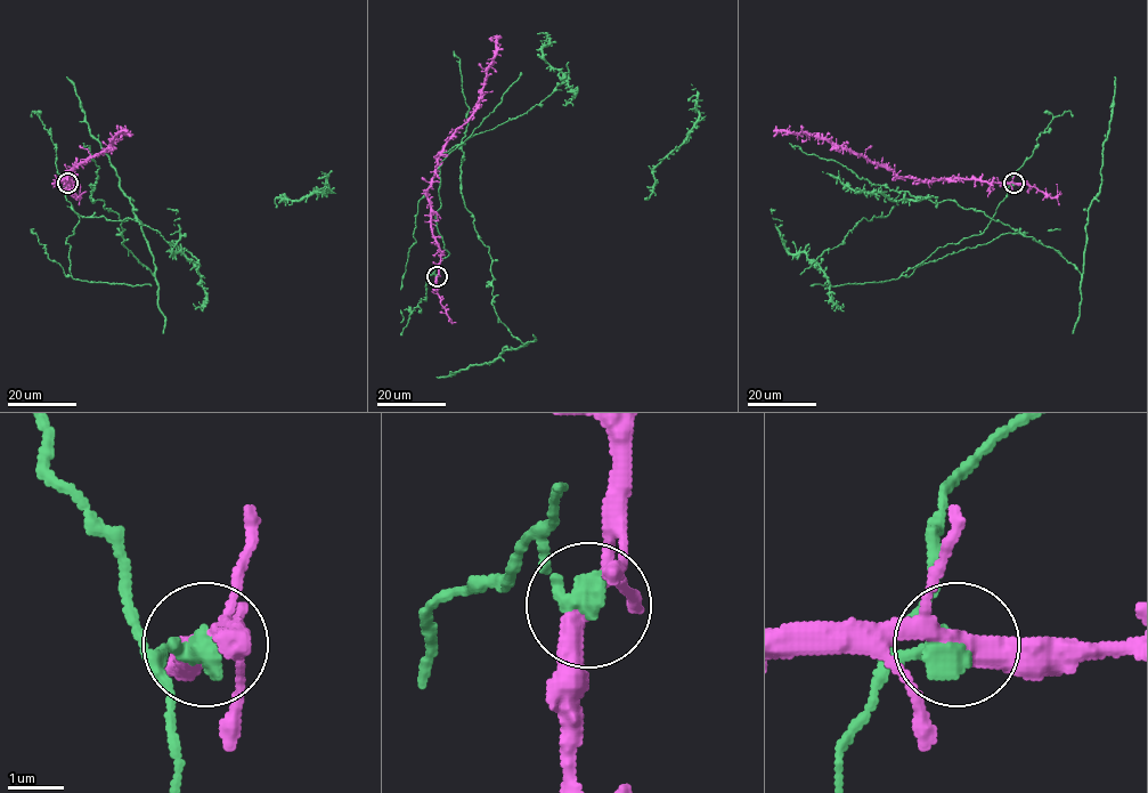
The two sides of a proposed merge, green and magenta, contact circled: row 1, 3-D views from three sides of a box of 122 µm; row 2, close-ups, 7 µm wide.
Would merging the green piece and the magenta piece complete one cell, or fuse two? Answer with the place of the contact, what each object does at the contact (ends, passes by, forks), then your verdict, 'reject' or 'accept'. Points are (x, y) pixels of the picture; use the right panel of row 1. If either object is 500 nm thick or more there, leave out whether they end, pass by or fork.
place (1014, 183); accept

